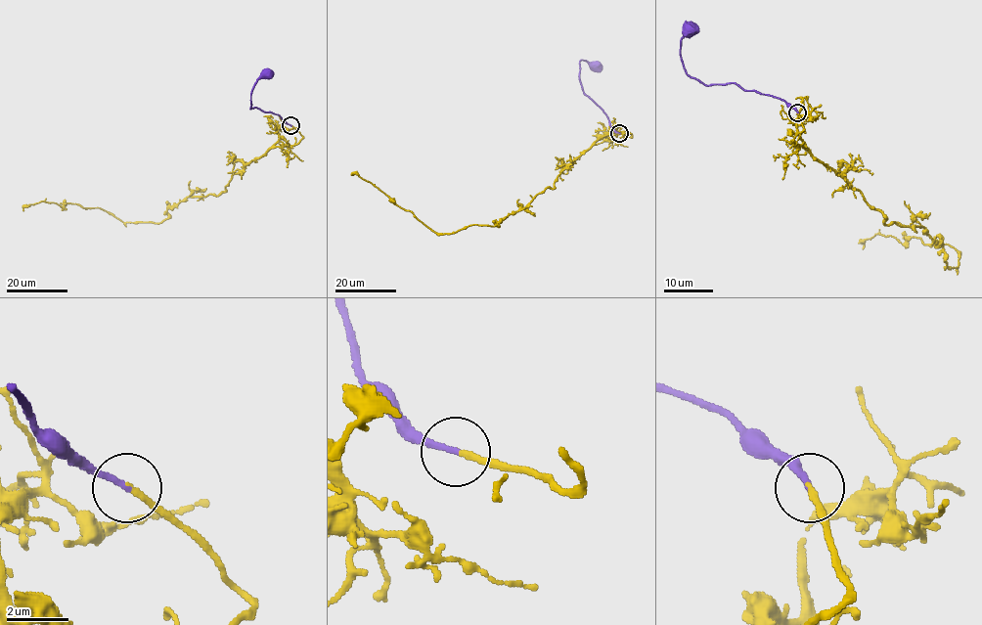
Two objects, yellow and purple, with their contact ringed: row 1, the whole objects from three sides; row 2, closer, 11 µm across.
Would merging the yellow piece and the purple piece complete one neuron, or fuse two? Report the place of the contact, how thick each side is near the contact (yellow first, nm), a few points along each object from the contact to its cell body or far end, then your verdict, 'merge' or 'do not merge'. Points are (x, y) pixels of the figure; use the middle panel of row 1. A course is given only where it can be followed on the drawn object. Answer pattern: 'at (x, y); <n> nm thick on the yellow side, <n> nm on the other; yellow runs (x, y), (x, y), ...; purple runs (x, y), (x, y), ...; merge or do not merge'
at (619, 133); 200 nm thick on the yellow side, 200 nm on the other; yellow runs (619, 133), (632, 135), (600, 138), (552, 189), (495, 226), (452, 233), (436, 234), (351, 173); purple runs (619, 133), (585, 93), (580, 81), (582, 60), (594, 66); merge

